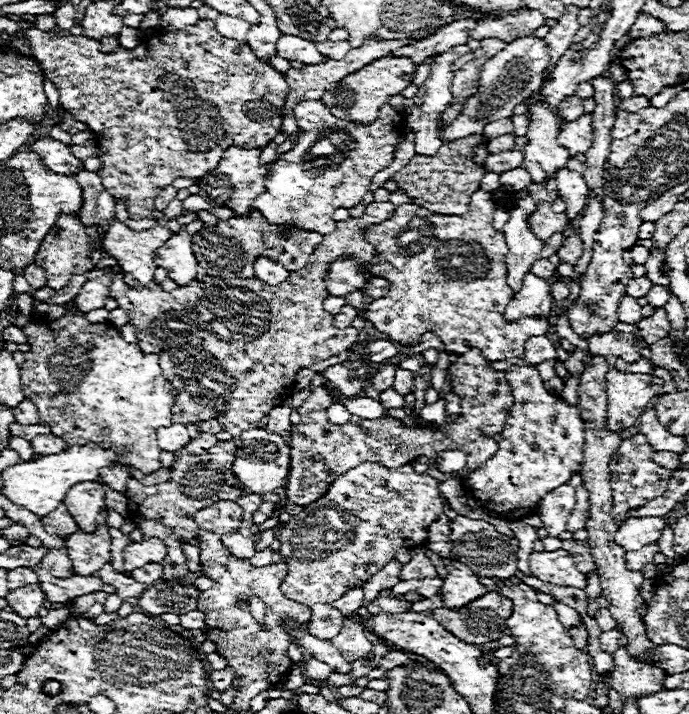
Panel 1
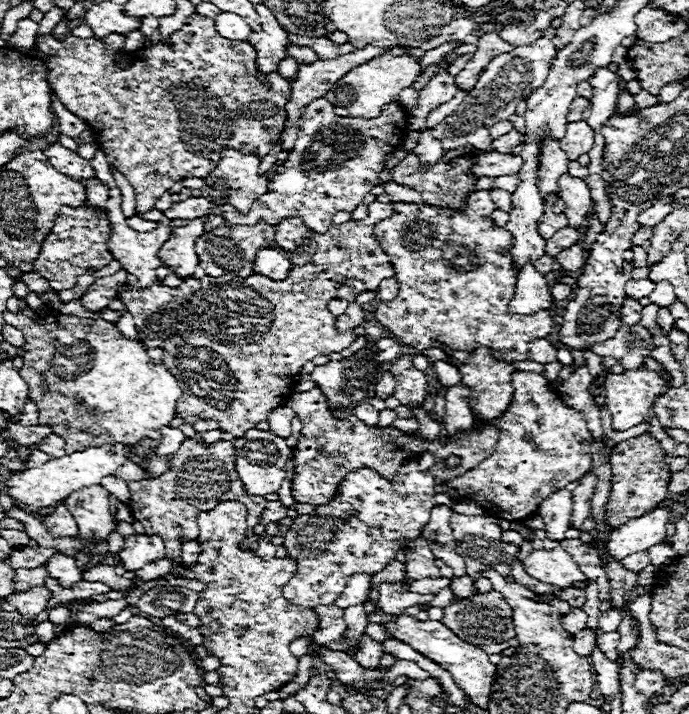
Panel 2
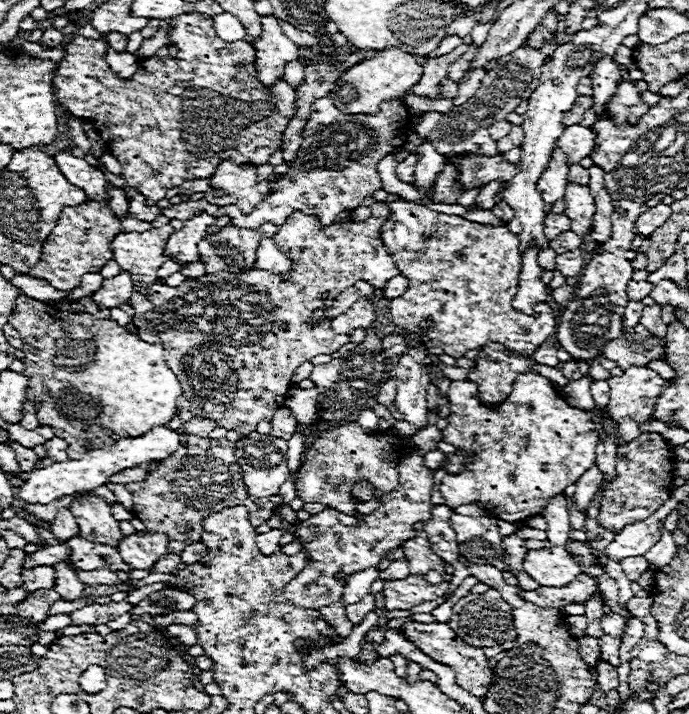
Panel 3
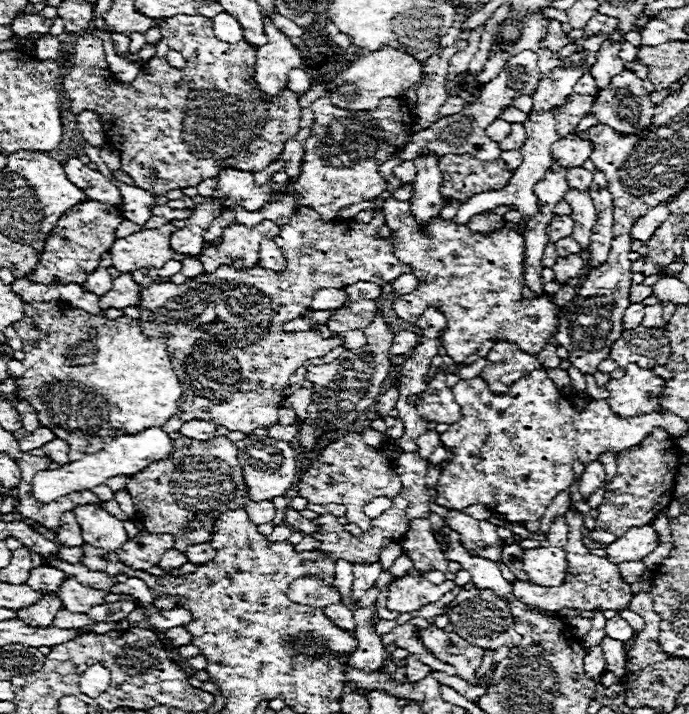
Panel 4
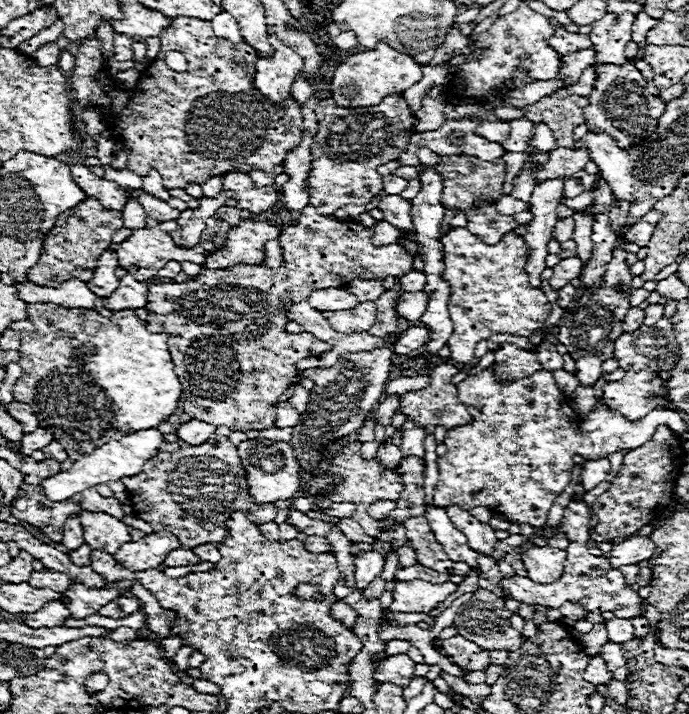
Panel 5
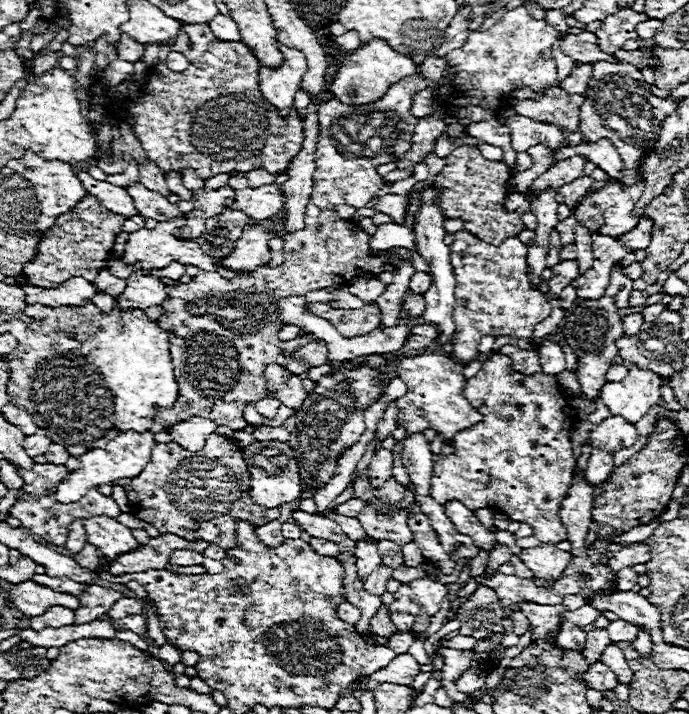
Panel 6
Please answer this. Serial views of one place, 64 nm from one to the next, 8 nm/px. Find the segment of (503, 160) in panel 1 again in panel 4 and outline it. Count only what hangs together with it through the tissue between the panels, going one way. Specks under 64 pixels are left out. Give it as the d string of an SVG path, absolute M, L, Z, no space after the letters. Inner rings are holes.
M440 156L440 170L444 178L442 198L446 202L460 200L462 204L480 192L504 188L512 178L502 160L482 162L474 156Z

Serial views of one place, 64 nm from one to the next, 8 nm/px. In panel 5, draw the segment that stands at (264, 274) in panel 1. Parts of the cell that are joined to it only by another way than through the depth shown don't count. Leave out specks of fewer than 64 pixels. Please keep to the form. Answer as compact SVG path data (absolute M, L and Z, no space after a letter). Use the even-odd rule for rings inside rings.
M268 240L266 242L266 260L264 260L264 266L278 268L282 262L284 262L284 258L282 258L280 242L278 240Z

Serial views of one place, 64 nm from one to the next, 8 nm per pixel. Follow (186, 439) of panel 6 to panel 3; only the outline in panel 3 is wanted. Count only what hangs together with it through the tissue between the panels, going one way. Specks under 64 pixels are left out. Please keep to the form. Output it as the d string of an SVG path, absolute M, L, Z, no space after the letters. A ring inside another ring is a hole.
M192 418L184 424L184 430L188 434L194 434L194 436L200 436L200 438L208 438L208 434L216 428L216 422L214 420L206 420L206 418Z

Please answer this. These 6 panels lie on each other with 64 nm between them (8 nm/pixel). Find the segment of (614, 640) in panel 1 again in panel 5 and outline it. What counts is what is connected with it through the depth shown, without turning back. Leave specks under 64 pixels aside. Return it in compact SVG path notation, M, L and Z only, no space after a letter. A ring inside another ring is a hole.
M614 642L604 644L604 648L602 648L602 658L604 658L608 670L614 674L616 680L624 682L624 680L628 678L630 672L628 672L628 666L626 666L626 658L622 656L620 644L614 644Z

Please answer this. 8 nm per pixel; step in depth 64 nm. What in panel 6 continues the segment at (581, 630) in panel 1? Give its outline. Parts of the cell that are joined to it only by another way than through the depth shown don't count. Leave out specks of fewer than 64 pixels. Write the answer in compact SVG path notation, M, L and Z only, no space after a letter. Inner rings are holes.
M602 662L592 664L586 672L584 672L584 680L590 684L590 688L606 692L606 690L614 690L618 686L616 674L610 672L608 668L604 668Z

